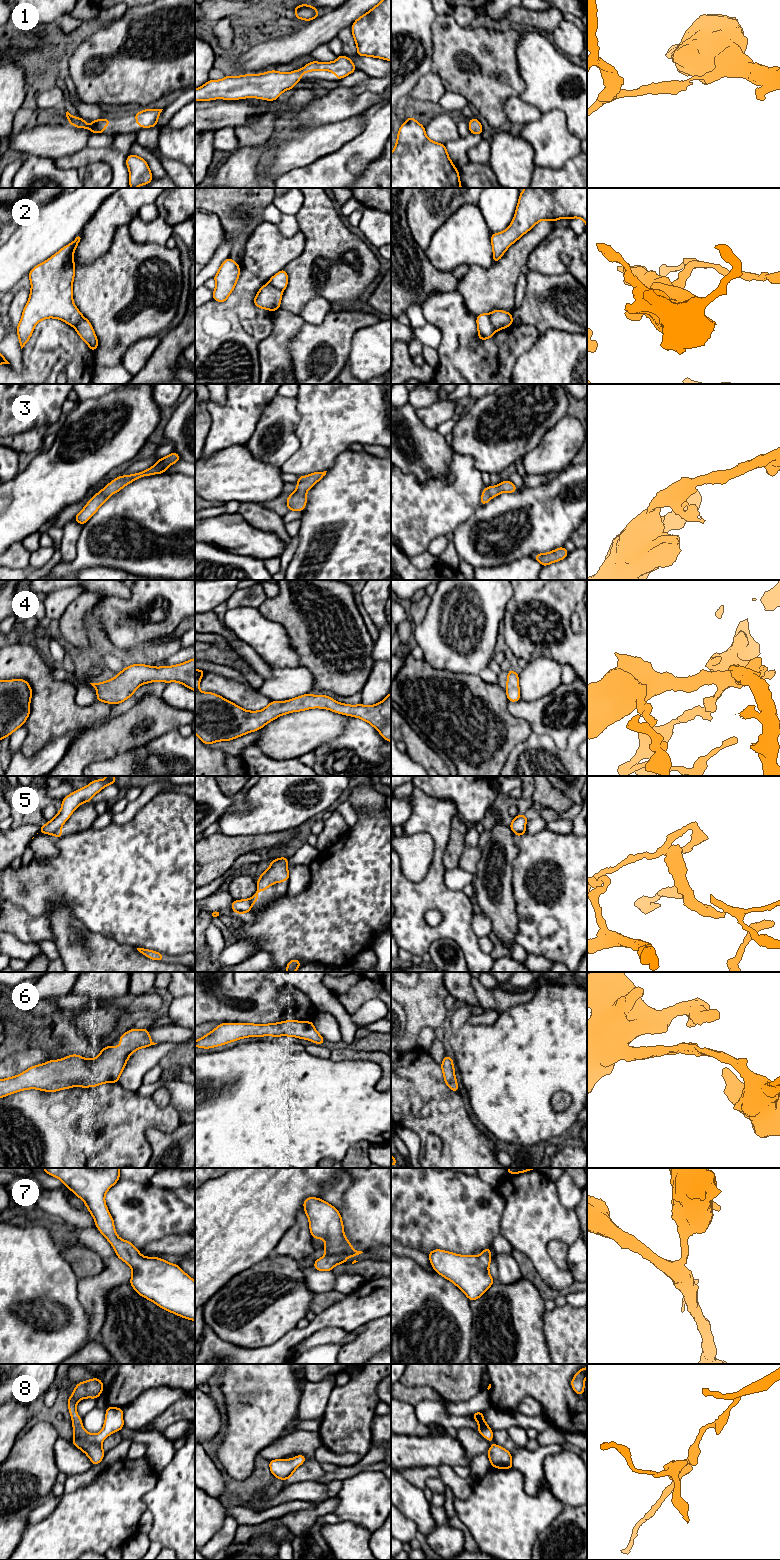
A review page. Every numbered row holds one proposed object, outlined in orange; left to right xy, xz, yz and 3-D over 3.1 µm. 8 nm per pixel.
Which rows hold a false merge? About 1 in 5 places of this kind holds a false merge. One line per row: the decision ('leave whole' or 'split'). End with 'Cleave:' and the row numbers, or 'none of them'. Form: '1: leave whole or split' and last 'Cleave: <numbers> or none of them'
1: leave whole
2: split
3: leave whole
4: leave whole
5: split
6: leave whole
7: leave whole
8: leave whole
Cleave: 2, 5

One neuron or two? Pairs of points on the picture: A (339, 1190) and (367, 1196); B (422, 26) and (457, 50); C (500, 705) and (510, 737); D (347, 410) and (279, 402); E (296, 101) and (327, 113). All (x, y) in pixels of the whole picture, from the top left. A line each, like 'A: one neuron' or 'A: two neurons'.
A: two neurons
B: two neurons
C: one neuron
D: two neurons
E: two neurons

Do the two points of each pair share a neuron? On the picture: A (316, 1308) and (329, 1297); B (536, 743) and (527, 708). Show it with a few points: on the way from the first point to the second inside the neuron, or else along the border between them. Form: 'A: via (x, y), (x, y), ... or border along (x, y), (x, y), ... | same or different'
A: via (319, 1305), (326, 1300) | same
B: border along (532, 731), (538, 734), (547, 734), (554, 743) | different

